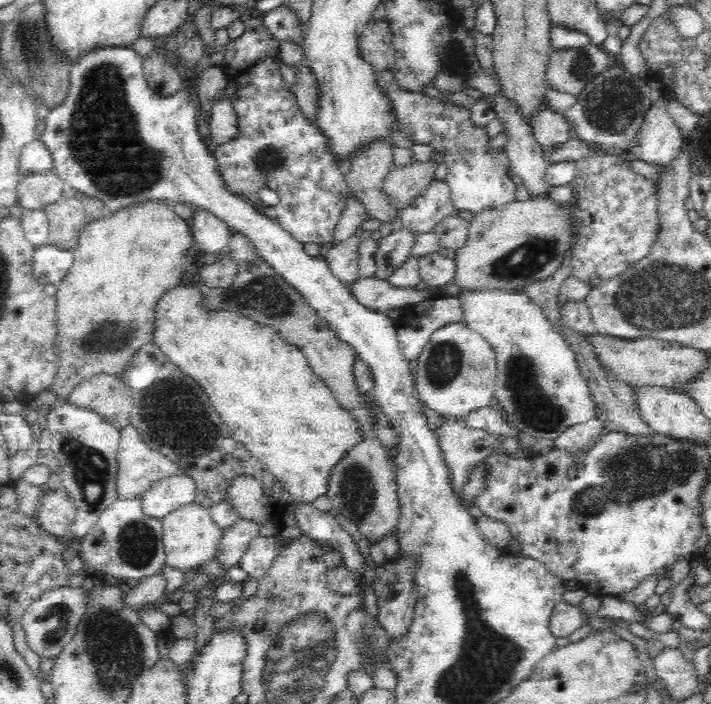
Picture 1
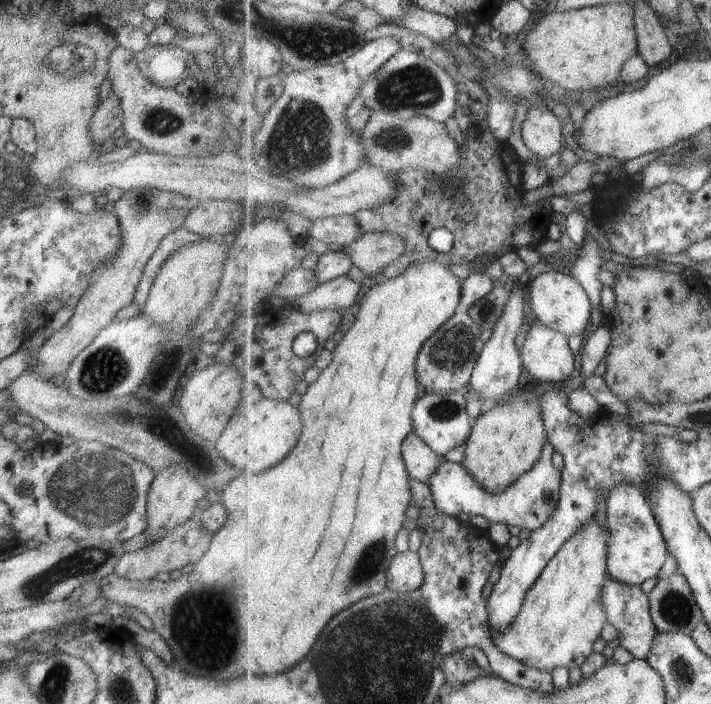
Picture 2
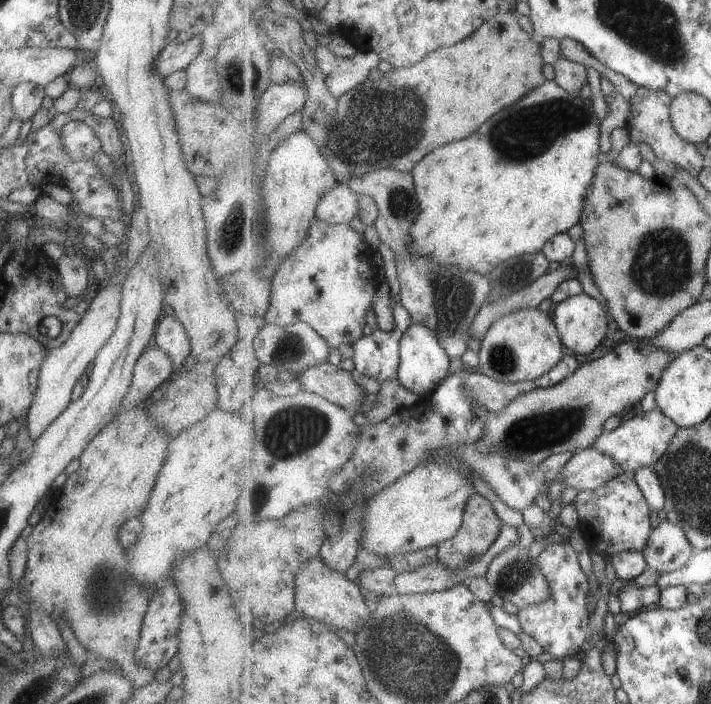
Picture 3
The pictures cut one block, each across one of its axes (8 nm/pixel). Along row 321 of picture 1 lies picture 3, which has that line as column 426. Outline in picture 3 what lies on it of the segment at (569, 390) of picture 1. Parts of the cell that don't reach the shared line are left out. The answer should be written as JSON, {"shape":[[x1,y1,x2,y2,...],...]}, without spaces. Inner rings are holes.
{"shape":[[435,461,422,463,387,490,367,500,368,514,360,548,367,547,367,552,379,556,385,566,391,557,399,554,439,546,457,535,464,522,467,502,475,494,475,486,453,467]]}

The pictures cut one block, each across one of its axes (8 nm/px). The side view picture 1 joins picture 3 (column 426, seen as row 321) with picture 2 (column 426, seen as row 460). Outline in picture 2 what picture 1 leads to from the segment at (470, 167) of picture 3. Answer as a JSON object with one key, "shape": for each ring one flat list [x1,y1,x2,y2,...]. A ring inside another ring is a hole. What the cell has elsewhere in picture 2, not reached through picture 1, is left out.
{"shape":[[423,259,419,263,409,264,400,275,387,279,382,284,377,284,363,295,352,327,332,352,335,356,333,362,320,372,318,379,309,385,301,398,298,409,303,416,305,428,303,428,303,436,301,436,299,444,295,446,291,456,287,456,287,460,279,462,275,468,271,468,263,474,241,473,219,490,217,500,226,510,226,519,212,533,209,548,193,565,191,573,167,581,158,581,154,578,132,581,111,572,96,581,101,597,119,605,133,606,151,619,153,630,165,640,176,663,184,673,223,680,223,678,235,678,235,676,245,676,245,674,269,676,287,672,309,654,309,650,319,640,319,636,323,634,325,626,333,620,333,616,337,616,339,612,347,610,349,606,357,604,360,600,388,590,388,572,393,559,399,554,396,540,405,526,409,502,414,498,411,486,412,477,403,456,402,444,414,432,412,412,418,402,419,386,417,384,420,383,417,370,415,370,415,360,417,360,419,348,422,348,426,340,457,312,459,301,462,299,462,280,455,276,447,266,441,261],[233,506,265,506,265,508,233,508],[301,530,303,530,303,534,307,534,311,538,313,544,301,542,303,540]]}

